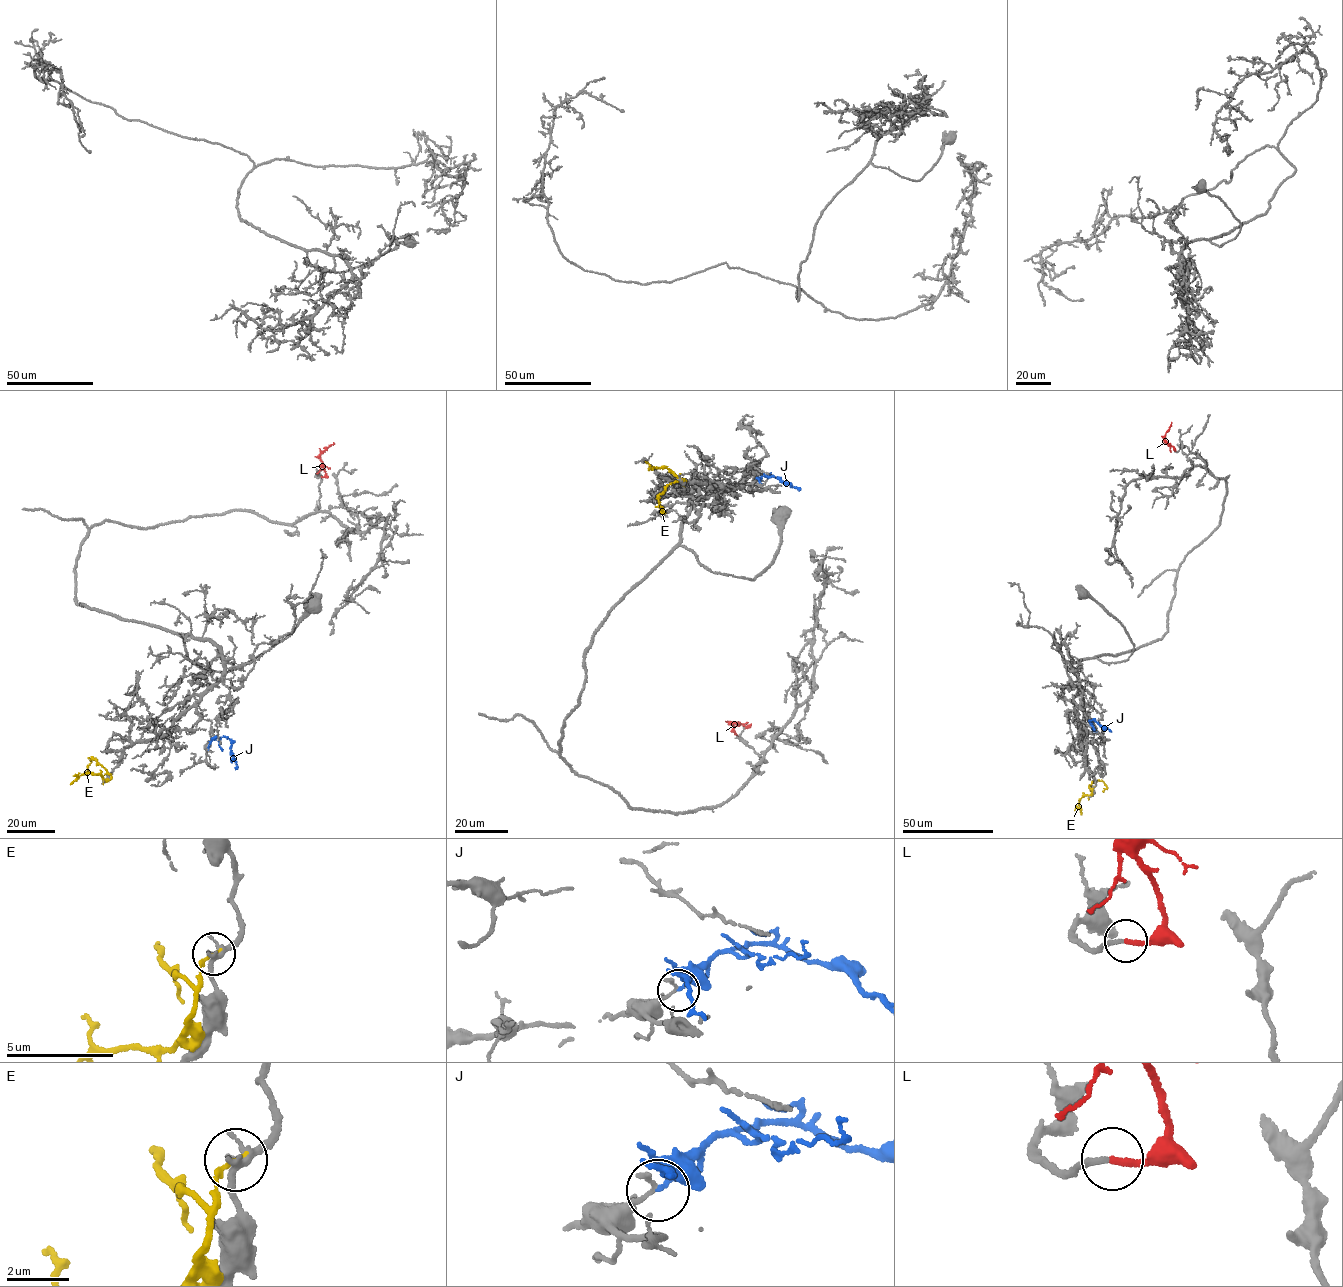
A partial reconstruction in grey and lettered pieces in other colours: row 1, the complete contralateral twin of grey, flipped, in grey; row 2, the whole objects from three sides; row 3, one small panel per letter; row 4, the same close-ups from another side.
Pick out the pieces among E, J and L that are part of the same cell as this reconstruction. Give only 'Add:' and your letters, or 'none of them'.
Add: L

